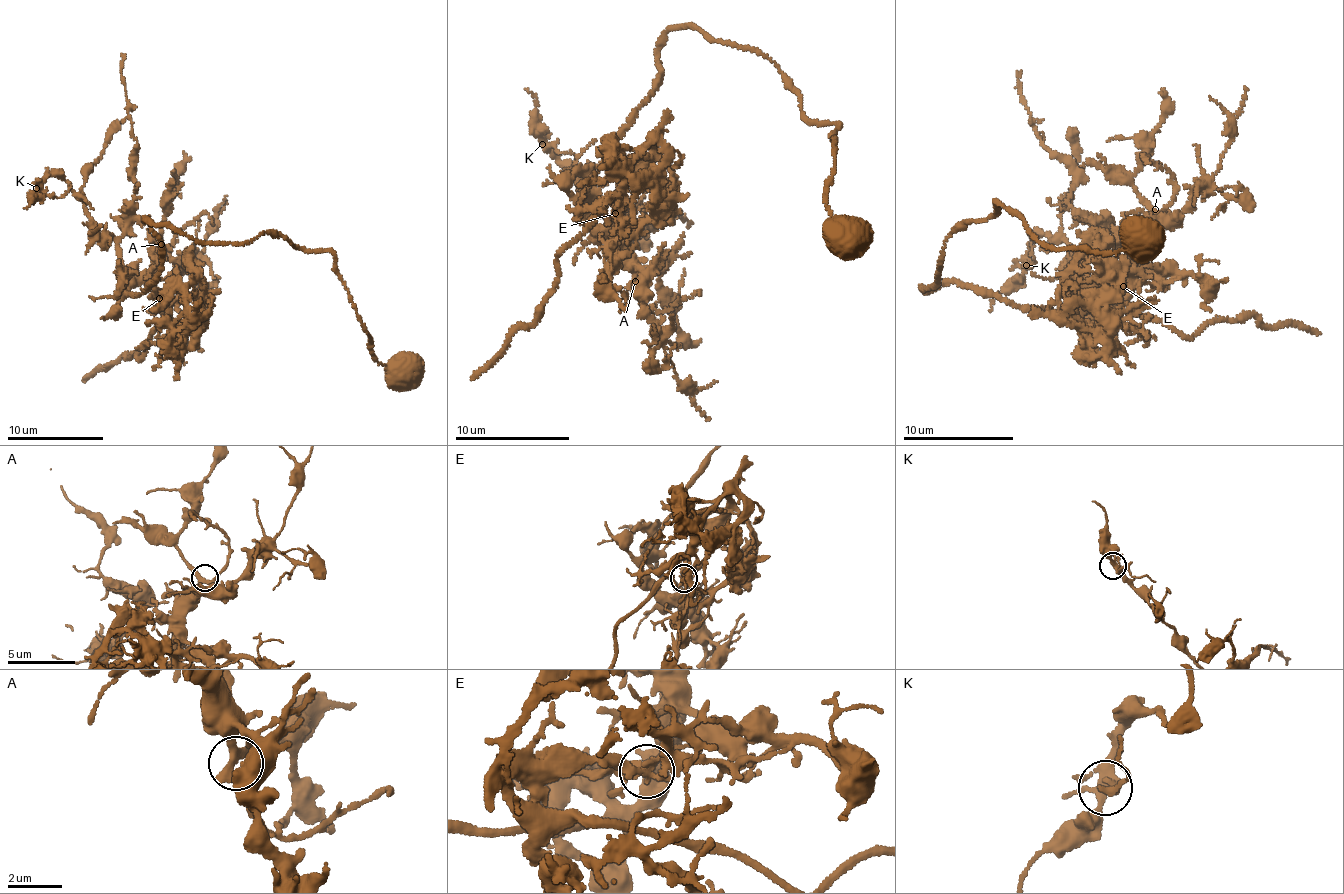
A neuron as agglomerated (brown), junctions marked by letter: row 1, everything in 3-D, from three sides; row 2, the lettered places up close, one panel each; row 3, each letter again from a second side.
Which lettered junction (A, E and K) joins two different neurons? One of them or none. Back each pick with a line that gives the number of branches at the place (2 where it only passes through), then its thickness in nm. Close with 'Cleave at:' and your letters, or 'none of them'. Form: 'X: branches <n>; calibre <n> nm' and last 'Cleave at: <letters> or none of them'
E: branches 4; calibre 280 nm
Cleave at: E

